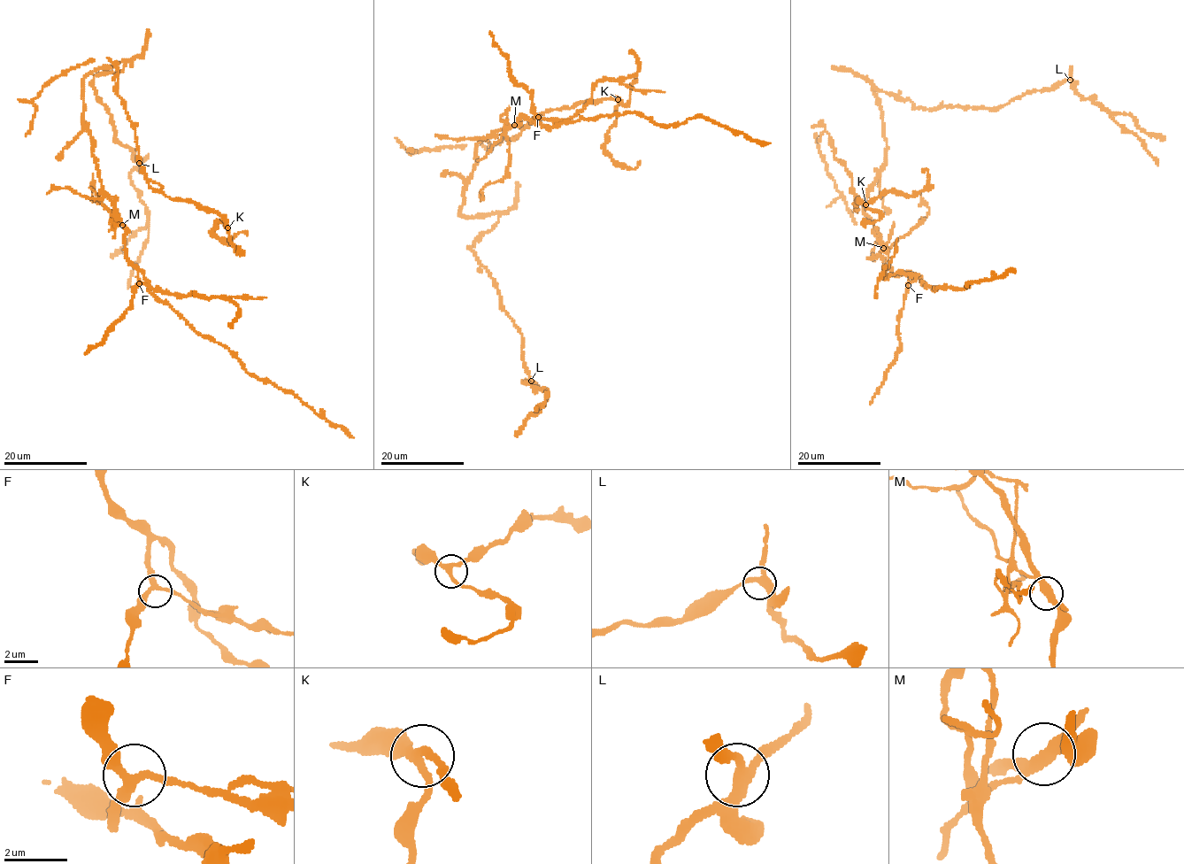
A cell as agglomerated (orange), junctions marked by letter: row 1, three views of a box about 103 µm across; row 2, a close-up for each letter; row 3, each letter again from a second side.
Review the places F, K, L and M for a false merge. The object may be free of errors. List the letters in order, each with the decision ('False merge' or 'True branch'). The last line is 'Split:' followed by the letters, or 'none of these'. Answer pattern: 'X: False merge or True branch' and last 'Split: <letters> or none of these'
F: True branch
K: True branch
L: True branch
M: False merge
Split: M

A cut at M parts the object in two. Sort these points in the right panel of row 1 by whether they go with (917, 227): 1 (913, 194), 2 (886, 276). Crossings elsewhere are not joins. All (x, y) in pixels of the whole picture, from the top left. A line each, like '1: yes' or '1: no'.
1: no
2: no

